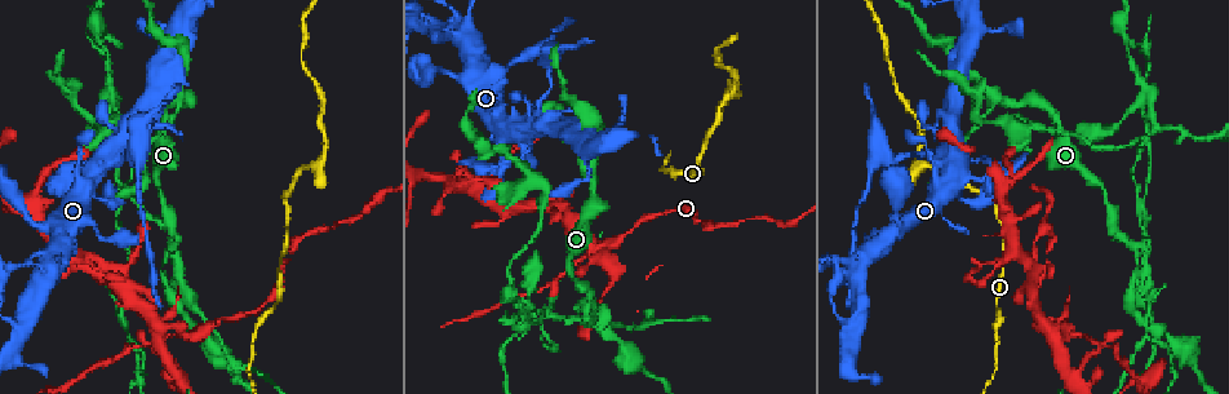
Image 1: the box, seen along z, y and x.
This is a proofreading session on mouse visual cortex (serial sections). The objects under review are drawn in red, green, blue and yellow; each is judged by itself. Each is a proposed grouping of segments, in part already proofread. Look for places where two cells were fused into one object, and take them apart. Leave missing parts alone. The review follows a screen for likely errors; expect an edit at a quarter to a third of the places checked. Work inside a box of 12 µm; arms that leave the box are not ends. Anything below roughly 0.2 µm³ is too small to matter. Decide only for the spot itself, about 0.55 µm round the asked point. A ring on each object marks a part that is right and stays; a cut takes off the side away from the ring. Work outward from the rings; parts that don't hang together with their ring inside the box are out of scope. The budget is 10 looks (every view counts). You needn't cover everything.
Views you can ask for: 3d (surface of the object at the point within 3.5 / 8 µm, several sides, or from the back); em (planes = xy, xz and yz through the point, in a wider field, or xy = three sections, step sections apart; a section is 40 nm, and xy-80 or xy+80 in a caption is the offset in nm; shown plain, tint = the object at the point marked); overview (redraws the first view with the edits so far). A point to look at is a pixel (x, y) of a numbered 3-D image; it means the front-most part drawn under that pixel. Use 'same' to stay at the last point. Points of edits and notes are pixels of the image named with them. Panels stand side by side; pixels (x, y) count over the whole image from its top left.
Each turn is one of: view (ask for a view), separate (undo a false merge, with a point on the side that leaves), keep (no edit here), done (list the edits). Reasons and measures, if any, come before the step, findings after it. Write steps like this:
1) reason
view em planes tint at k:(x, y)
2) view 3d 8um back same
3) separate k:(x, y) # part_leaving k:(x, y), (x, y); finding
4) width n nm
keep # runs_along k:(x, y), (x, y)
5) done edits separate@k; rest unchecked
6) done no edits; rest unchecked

narrows sharply
view 3d 3.5um at 1:(1099, 342)

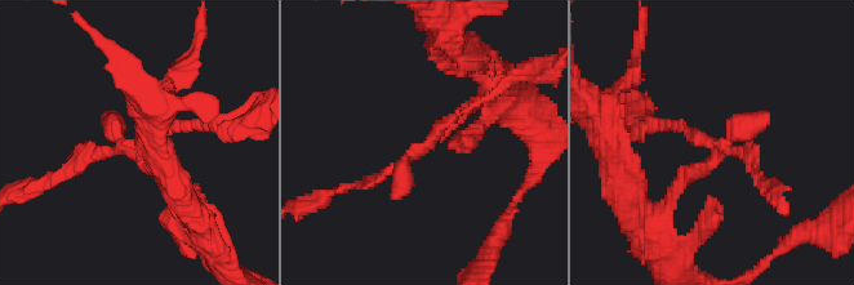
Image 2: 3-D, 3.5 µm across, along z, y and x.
now the EM
view em xy step 5 tint at 2:(431, 137)

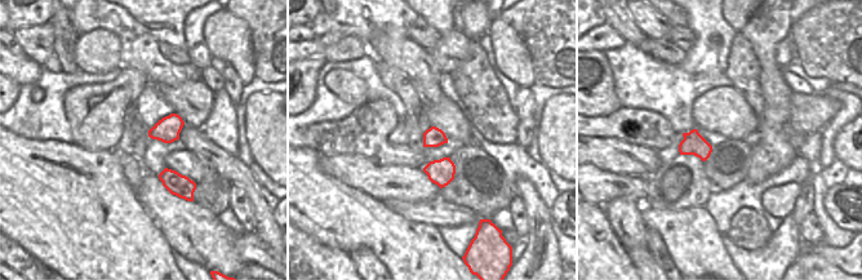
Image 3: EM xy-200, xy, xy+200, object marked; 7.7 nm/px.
separate 2:(680, 182) # border 3:(688, 133), (694, 141), (694, 154); a second cell is stuck on

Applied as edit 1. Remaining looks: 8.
view overview

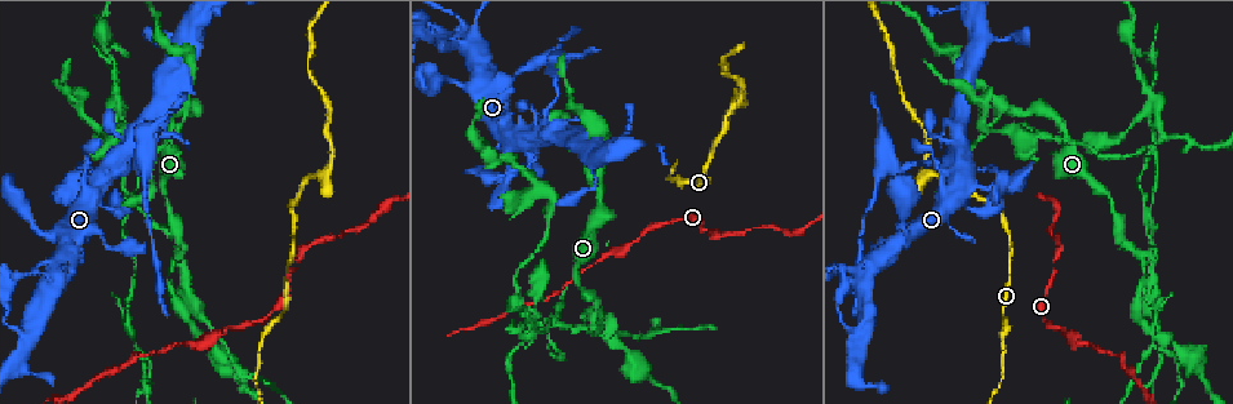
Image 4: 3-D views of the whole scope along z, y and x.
sharp bend
view 3d 3.5um at 4:(178, 255)

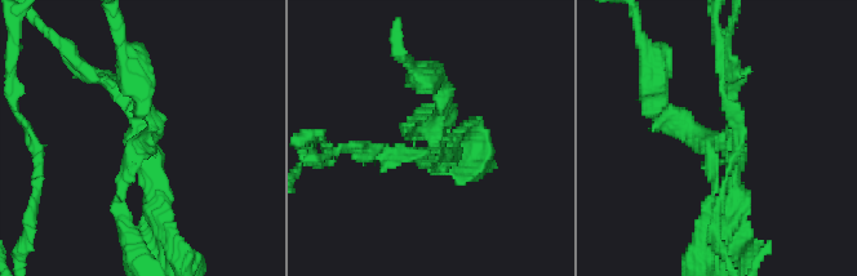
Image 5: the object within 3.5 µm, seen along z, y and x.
arms 4; arm_widths 100, 150, 250, 350 nm
view em xy step 1 tint at 5:(702, 140)

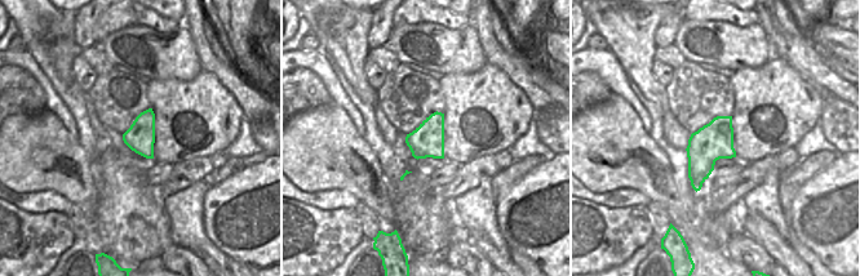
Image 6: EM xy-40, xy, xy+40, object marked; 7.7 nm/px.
cut it another way
view em xy step 5 tint same

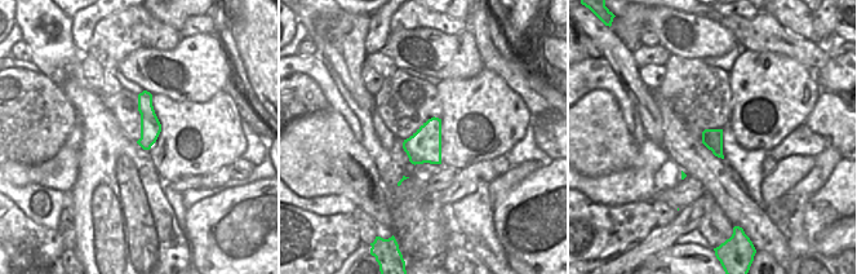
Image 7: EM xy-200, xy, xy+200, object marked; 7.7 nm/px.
separate 5:(732, 101) # part_leaving 5:(723, 138), (733, 130), (723, 50); two cells meet here

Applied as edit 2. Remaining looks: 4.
branch point
view 3d 8um at 4:(546, 122)

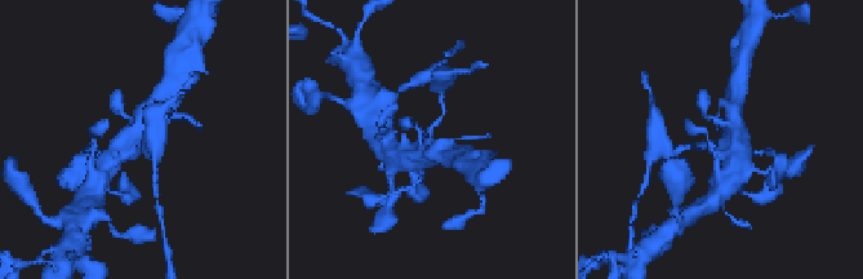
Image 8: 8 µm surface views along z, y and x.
closer look
view 3d 3.5um at 8:(136, 138)

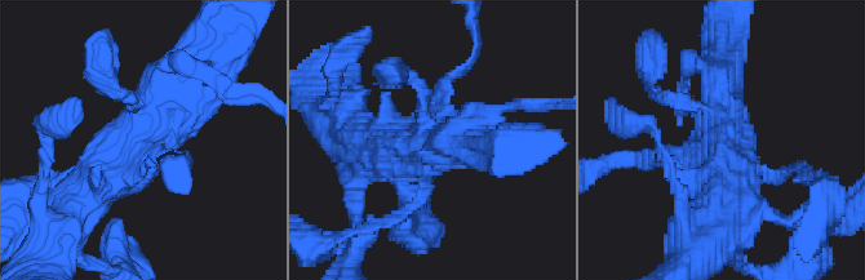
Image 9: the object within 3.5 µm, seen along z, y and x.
now the EM
view em xy step 1 tint at 9:(443, 122)

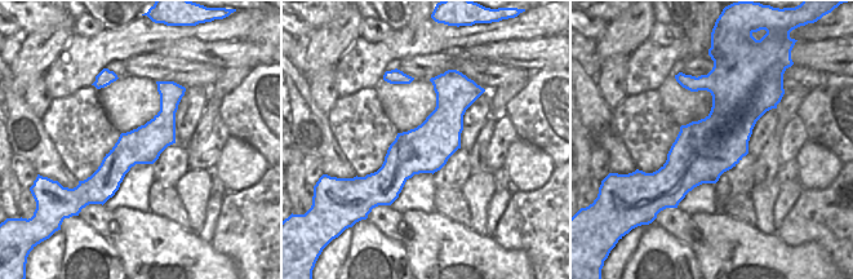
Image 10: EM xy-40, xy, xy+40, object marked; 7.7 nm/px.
width 380 nm
keep # runs_along 10:(178, 92), (165, 119), (96, 198); one cell here

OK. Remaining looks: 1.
done edits separate@2, separate@5; rest unchecked

